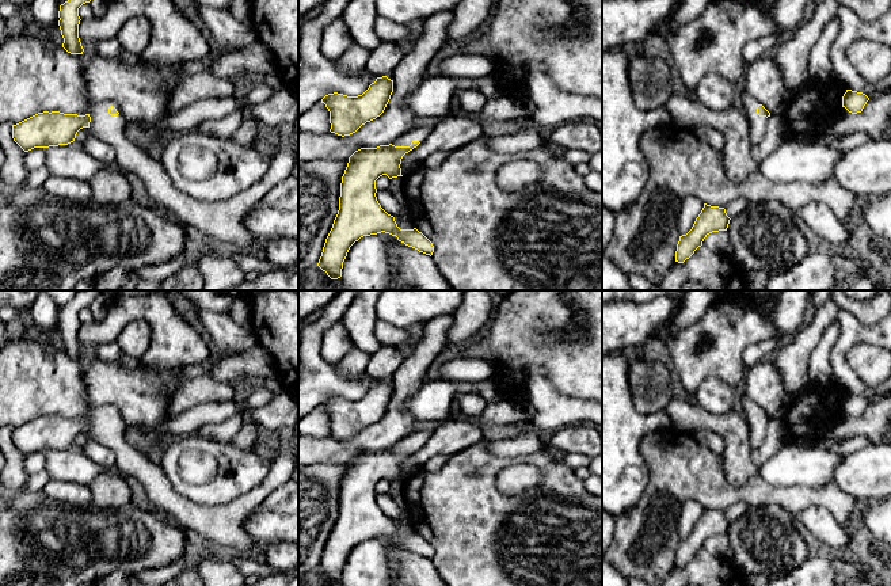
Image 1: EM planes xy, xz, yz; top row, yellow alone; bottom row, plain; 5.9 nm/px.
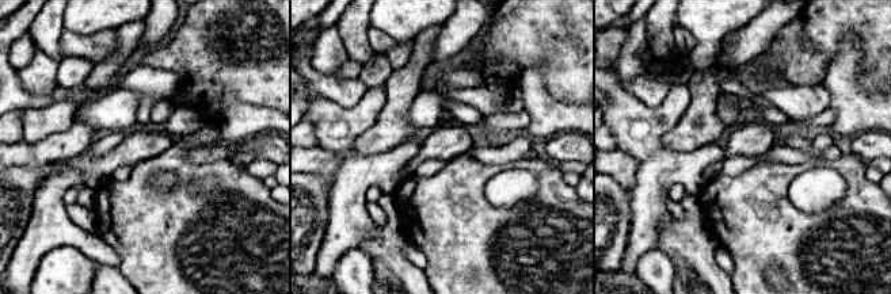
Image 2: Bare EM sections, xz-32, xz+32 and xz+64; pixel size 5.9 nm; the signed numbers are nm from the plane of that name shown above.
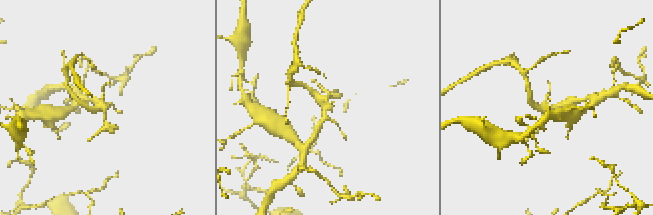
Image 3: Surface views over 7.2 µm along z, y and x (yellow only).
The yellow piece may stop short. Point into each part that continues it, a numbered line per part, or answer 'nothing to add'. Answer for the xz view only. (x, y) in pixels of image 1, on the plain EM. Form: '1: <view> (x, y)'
1: xz (418, 437)

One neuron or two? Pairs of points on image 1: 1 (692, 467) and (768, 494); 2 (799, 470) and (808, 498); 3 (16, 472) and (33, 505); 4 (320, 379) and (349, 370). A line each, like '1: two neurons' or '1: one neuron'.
1: one neuron
2: two neurons
3: one neuron
4: two neurons

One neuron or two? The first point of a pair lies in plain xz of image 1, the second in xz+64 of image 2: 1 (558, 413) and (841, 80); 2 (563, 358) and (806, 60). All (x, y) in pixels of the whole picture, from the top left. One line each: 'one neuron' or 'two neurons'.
1: one neuron
2: two neurons

